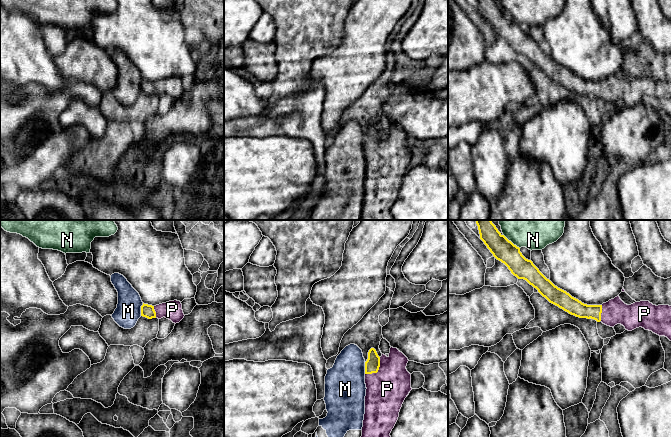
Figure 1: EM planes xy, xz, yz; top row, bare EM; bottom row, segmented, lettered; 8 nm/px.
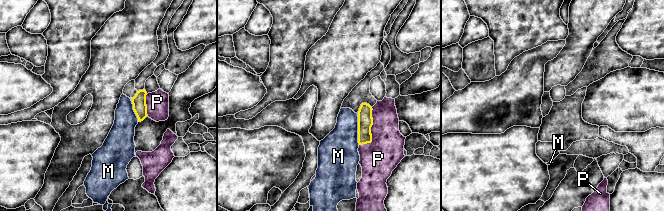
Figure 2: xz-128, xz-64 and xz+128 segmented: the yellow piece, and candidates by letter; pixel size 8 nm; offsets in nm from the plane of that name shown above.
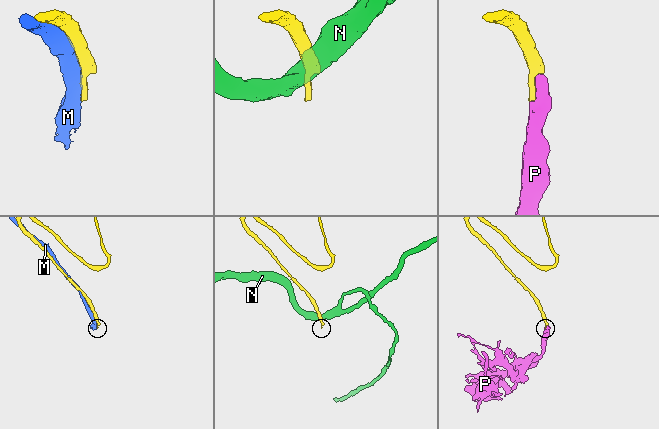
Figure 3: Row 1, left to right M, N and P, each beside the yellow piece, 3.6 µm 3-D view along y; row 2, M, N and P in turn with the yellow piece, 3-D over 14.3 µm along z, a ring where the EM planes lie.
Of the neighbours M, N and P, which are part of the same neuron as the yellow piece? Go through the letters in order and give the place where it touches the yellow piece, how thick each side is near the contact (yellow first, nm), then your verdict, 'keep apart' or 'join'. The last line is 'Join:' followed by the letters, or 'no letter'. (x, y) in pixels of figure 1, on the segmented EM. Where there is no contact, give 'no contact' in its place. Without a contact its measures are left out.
M: xy (141, 309) | 100/200 nm | keep apart
N: yz (510, 241) | 180/460 nm | keep apart
P: xz (378, 369) | 120/320 nm | join
Join: P

